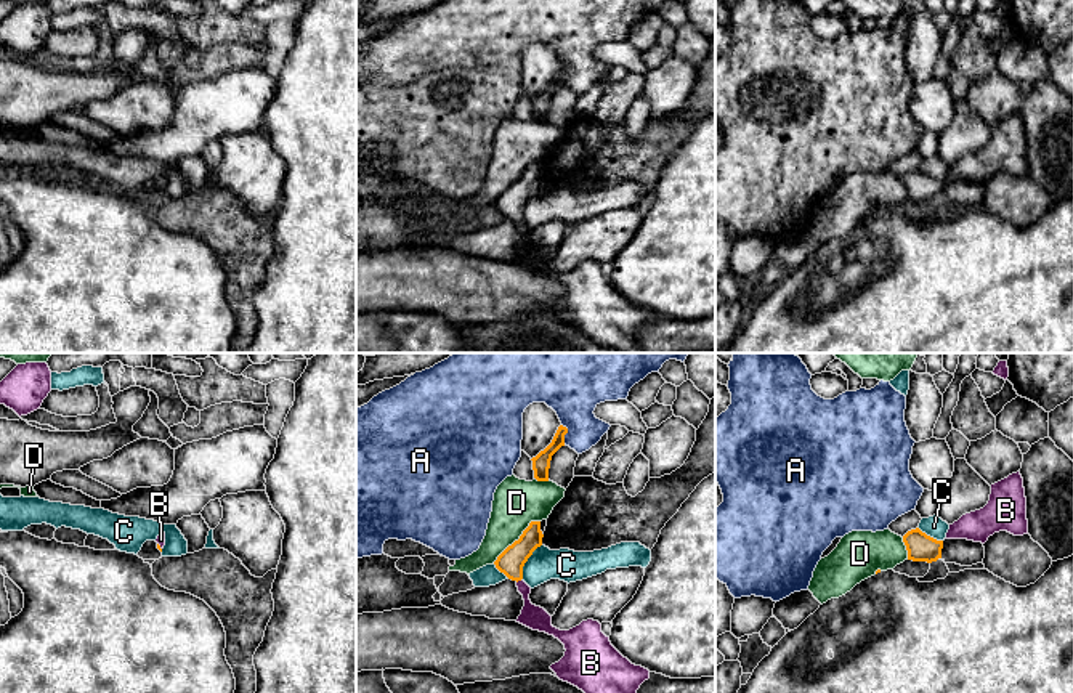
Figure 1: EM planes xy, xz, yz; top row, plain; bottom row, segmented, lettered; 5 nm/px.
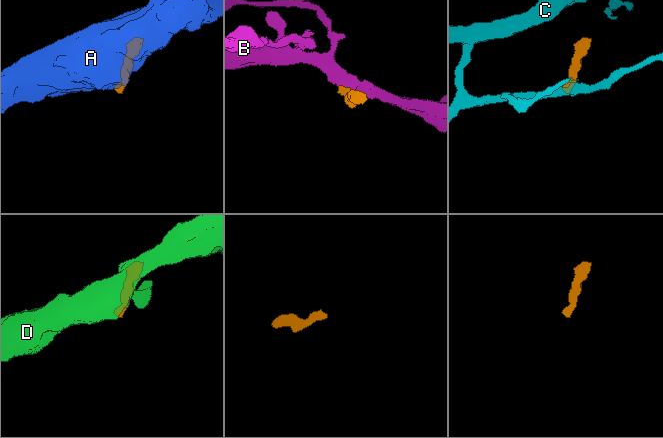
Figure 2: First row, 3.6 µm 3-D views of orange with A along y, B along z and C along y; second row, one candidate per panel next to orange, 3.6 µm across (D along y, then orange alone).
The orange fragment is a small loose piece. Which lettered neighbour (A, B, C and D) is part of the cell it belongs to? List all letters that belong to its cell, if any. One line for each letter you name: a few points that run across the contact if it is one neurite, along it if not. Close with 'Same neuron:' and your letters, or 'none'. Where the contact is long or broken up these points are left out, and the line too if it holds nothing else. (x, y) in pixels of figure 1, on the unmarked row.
B: xz (510, 202), (518, 220), (528, 249), (536, 259)
Same neuron: B

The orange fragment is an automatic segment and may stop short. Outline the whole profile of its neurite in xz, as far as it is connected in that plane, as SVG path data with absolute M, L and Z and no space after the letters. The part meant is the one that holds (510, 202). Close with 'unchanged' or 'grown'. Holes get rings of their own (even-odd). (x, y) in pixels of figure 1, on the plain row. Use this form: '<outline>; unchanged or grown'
M531 162L518 181L508 186L494 202L496 209L516 223L524 247L516 263L553 276L565 286L565 297L550 306L557 318L568 322L600 345L621 353L643 353L637 330L650 319L650 311L624 298L593 260L582 261L569 271L552 266L552 257L529 241L531 228L523 221L523 207L542 186L541 162Z; grown

